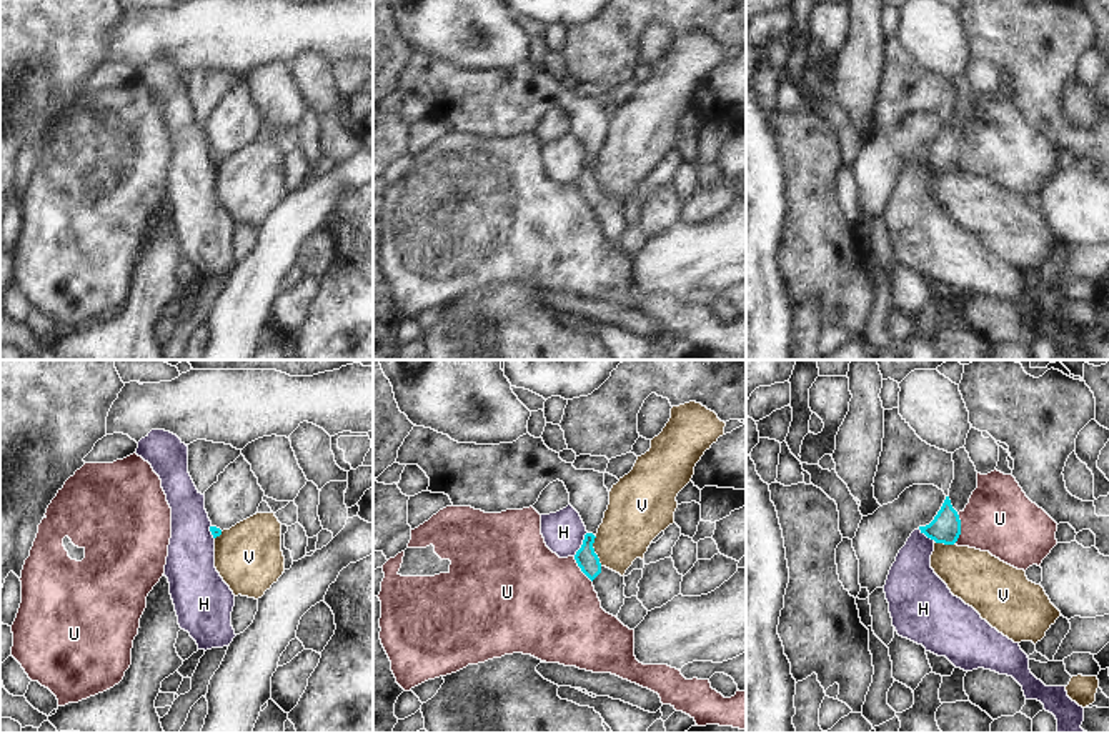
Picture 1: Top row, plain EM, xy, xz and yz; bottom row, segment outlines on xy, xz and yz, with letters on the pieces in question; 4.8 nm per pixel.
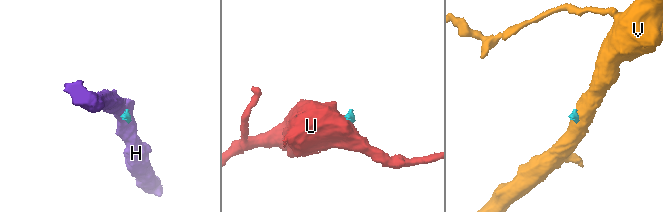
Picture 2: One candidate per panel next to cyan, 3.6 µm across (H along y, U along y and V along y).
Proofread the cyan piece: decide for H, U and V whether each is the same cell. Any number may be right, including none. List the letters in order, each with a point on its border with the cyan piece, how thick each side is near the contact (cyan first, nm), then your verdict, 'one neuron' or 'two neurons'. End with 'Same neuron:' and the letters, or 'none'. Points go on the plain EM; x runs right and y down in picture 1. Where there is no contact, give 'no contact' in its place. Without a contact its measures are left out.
H: xz (583, 170) | 100/200 nm | two neurons
U: yz (959, 155) | 140/340 nm | two neurons
V: xz (593, 179) | 100/280 nm | two neurons
Same neuron: none

